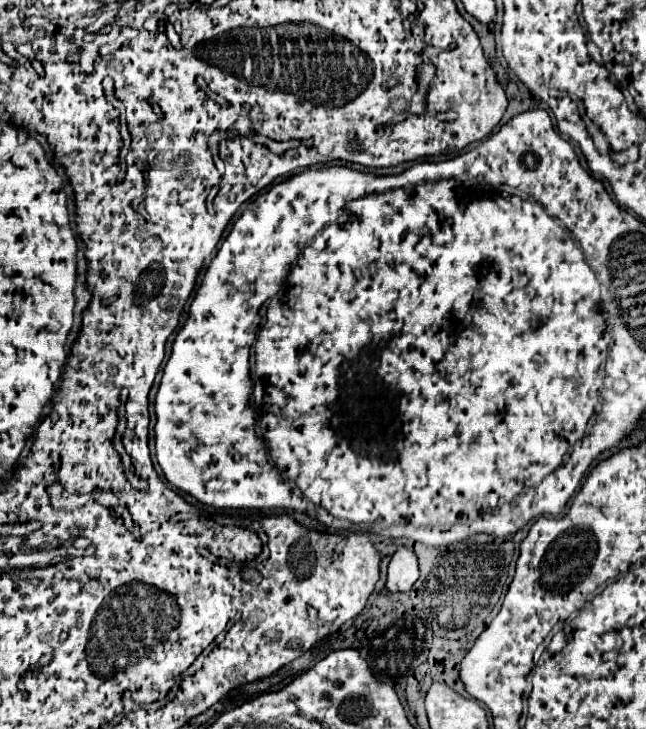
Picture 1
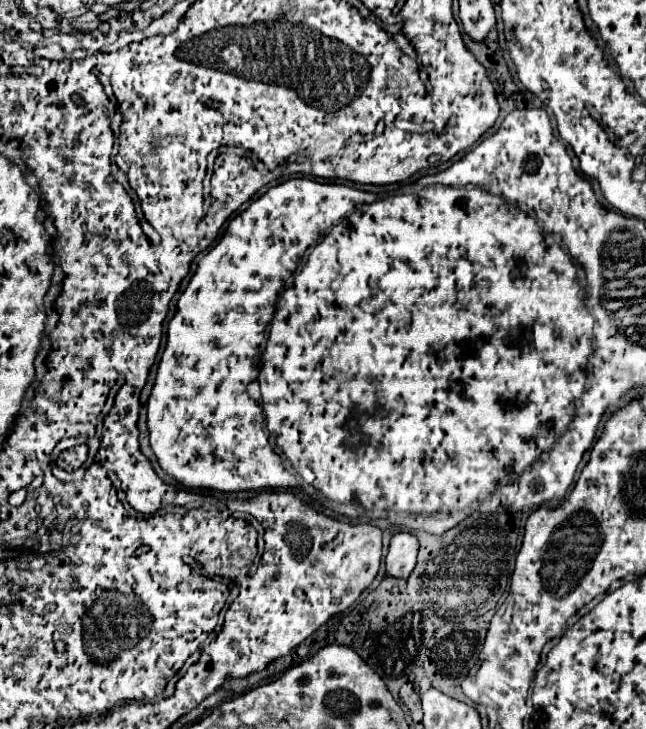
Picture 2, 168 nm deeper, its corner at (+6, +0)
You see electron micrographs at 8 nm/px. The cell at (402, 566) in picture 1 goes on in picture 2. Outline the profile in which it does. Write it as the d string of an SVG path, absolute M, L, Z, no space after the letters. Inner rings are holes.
M396 533L390 539L386 555L386 573L392 577L408 577L416 565L418 539L412 533Z

